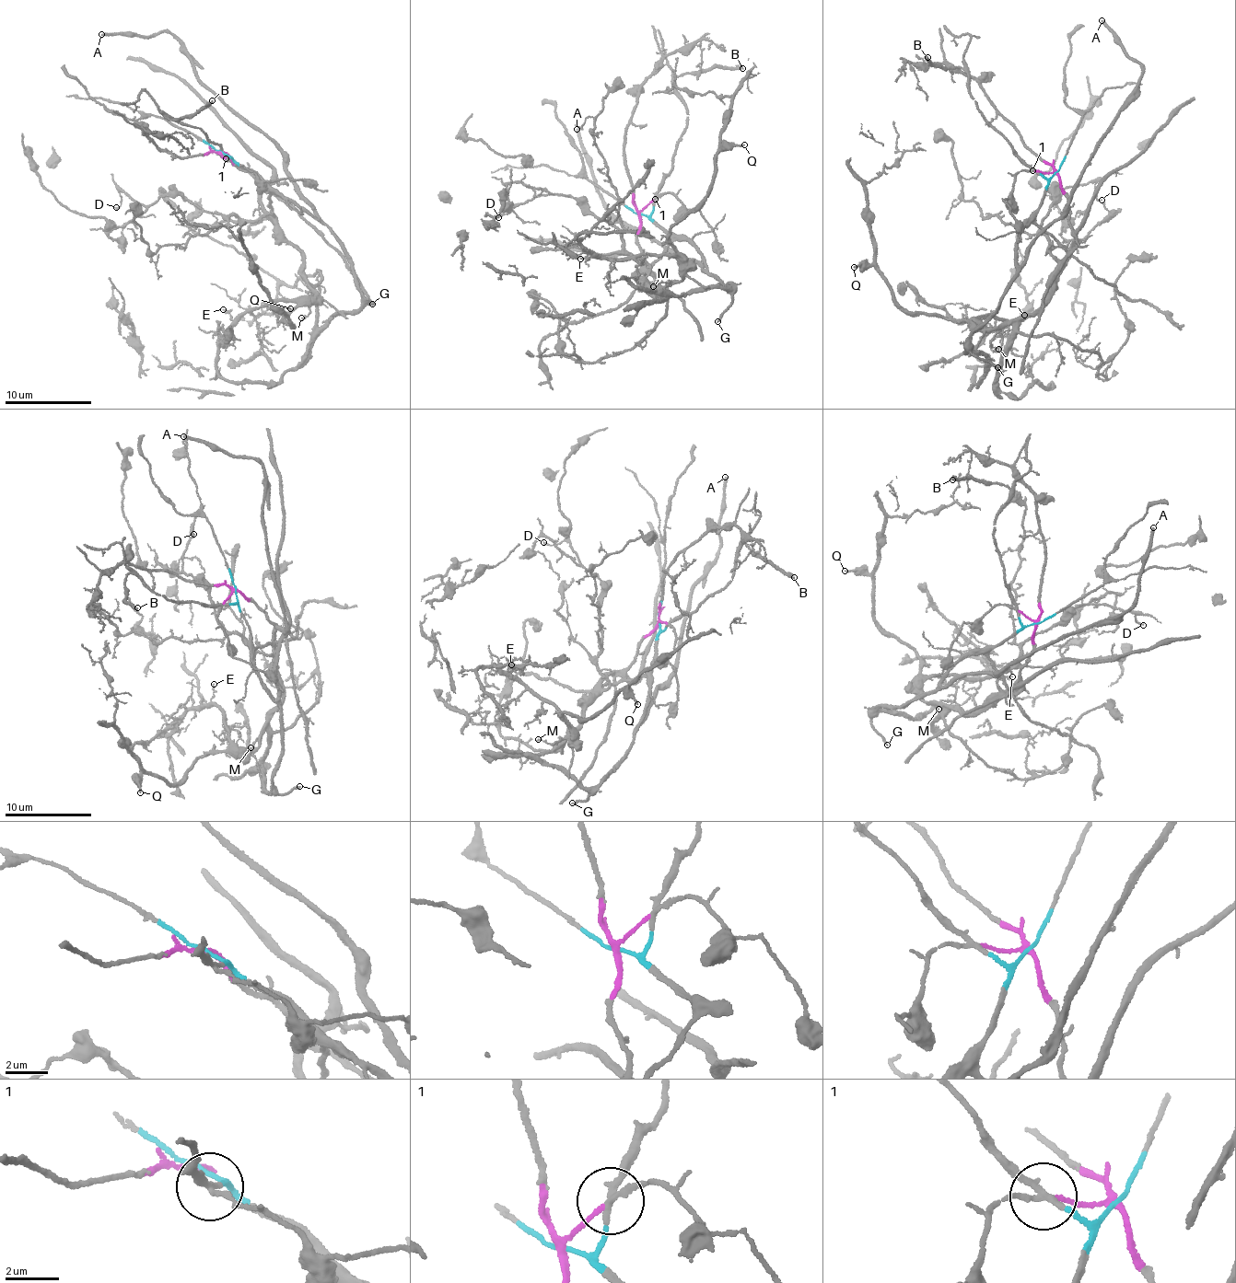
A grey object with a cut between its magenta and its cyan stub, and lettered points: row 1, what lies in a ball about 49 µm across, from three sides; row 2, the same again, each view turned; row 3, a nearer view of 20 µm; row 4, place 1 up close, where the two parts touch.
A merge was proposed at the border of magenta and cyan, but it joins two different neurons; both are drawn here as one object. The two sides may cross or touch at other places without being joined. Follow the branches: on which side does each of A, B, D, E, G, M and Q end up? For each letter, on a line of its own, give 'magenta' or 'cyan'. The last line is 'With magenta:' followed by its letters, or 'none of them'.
A: cyan
B: cyan
D: magenta
E: magenta
G: cyan
M: magenta
Q: magenta
With magenta: D, E, M, Q

